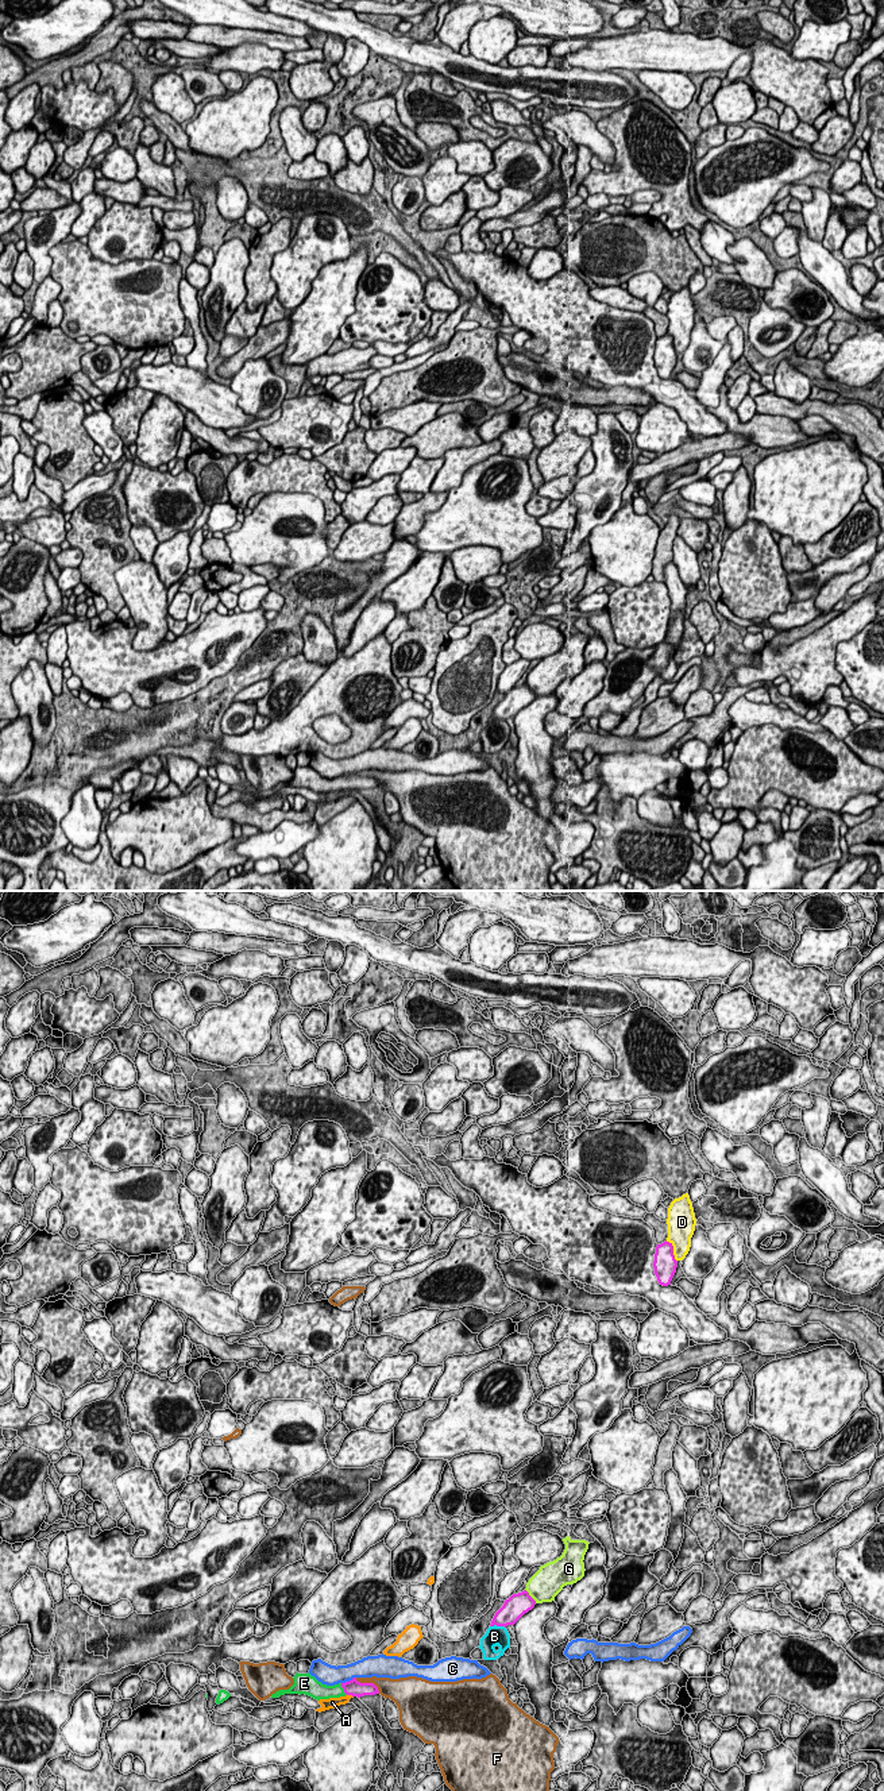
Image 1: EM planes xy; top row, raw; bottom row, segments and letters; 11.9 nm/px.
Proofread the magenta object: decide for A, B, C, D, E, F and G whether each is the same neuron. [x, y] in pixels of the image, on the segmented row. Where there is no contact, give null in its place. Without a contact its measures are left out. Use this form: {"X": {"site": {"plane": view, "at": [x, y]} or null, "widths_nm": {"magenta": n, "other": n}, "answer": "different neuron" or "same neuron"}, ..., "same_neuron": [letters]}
{"A": {"site": {"plane": "xy", "at": [350, 1694]}, "widths_nm": {"magenta": 190, "other": 130}, "answer": "different neuron"}, "B": {"site": {"plane": "xy", "at": [498, 1625]}, "widths_nm": {"magenta": 260, "other": 240}, "answer": "different neuron"}, "C": {"site": {"plane": "xy", "at": [350, 1681]}, "widths_nm": {"magenta": 190, "other": 240}, "answer": "different neuron"}, "D": {"site": {"plane": "xy", "at": [672, 1250]}, "widths_nm": {"magenta": 260, "other": 300}, "answer": "different neuron"}, "E": {"site": {"plane": "xy", "at": [343, 1687]}, "widths_nm": {"magenta": 190, "other": 190}, "answer": "same neuron"}, "F": {"site": {"plane": "xy", "at": [369, 1683]}, "widths_nm": {"magenta": 190, "other": 240}, "answer": "different neuron"}, "G": {"site": {"plane": "xy", "at": [529, 1595]}, "widths_nm": {"magenta": 280, "other": 360}, "answer": "different neuron"}, "same_neuron": ["E"]}

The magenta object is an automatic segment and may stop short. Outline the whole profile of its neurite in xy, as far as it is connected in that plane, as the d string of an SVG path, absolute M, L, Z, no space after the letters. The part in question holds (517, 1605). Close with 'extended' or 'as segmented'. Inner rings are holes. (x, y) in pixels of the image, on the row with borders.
M525 1590L518 1594L513 1594L505 1601L503 1606L495 1613L490 1626L507 1626L514 1625L525 1613L532 1610L536 1601Z | as segmented

